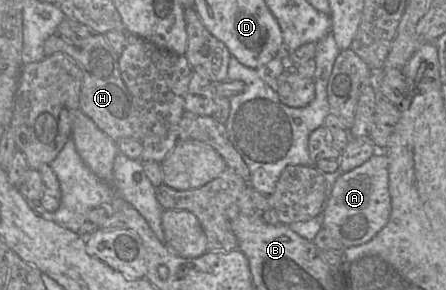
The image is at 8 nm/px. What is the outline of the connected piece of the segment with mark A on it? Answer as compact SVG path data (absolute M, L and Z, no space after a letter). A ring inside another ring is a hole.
M379 150L365 163L341 174L336 180L324 208L323 227L348 248L373 239L388 223L390 214L389 160L386 152Z

